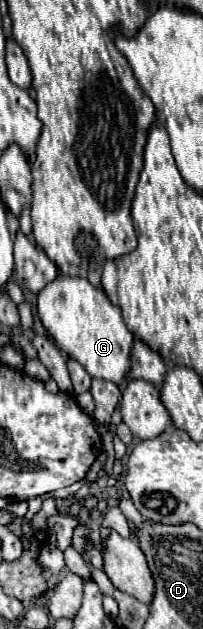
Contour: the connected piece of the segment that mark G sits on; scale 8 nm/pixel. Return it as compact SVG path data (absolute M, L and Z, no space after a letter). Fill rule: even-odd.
M59 275L39 293L37 313L57 347L71 359L77 359L89 375L103 381L113 381L117 385L129 377L133 333L123 321L121 307L109 301L103 287L95 287L81 277Z

